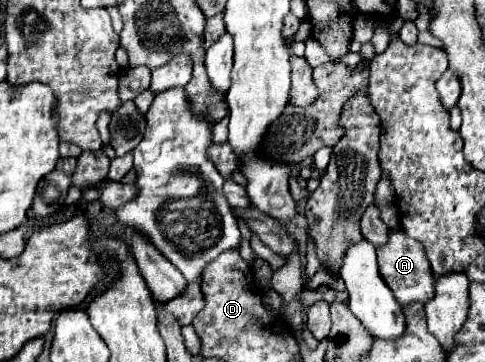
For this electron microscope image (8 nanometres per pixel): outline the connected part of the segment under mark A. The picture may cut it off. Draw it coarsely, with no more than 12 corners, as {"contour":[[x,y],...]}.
{"contour":[[403,231],[377,247],[381,277],[401,305],[433,297],[425,249]]}

